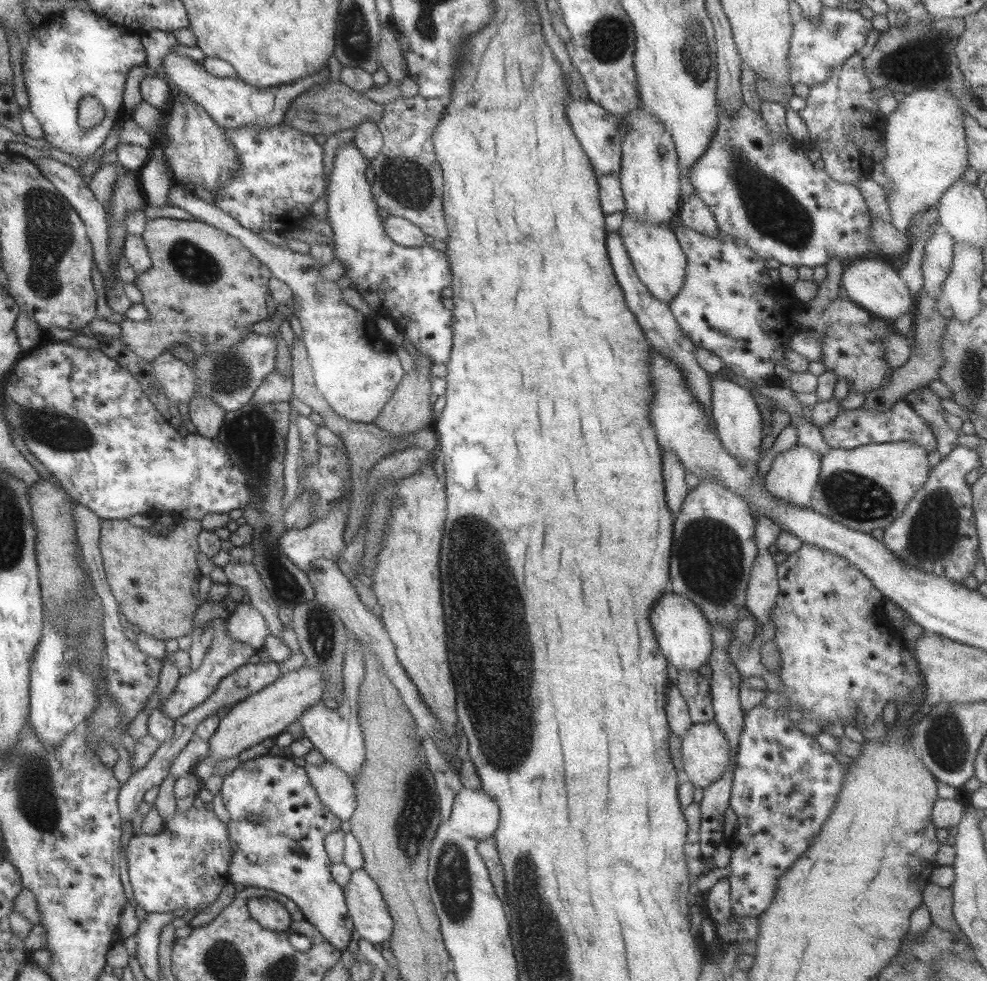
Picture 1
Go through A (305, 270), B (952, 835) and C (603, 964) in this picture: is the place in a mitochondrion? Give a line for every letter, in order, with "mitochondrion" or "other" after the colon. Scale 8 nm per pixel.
A: mitochondrion
B: other
C: other

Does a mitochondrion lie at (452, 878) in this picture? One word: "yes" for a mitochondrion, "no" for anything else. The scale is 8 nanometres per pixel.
yes

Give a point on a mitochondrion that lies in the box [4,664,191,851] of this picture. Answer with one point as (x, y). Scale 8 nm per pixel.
(36, 800)

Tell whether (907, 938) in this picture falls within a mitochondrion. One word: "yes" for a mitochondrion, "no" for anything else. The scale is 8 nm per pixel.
no

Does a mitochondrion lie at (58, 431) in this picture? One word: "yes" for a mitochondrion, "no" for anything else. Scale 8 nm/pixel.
yes

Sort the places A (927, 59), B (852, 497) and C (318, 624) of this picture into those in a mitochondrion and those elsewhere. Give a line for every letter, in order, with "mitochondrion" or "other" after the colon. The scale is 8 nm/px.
A: mitochondrion
B: mitochondrion
C: mitochondrion

